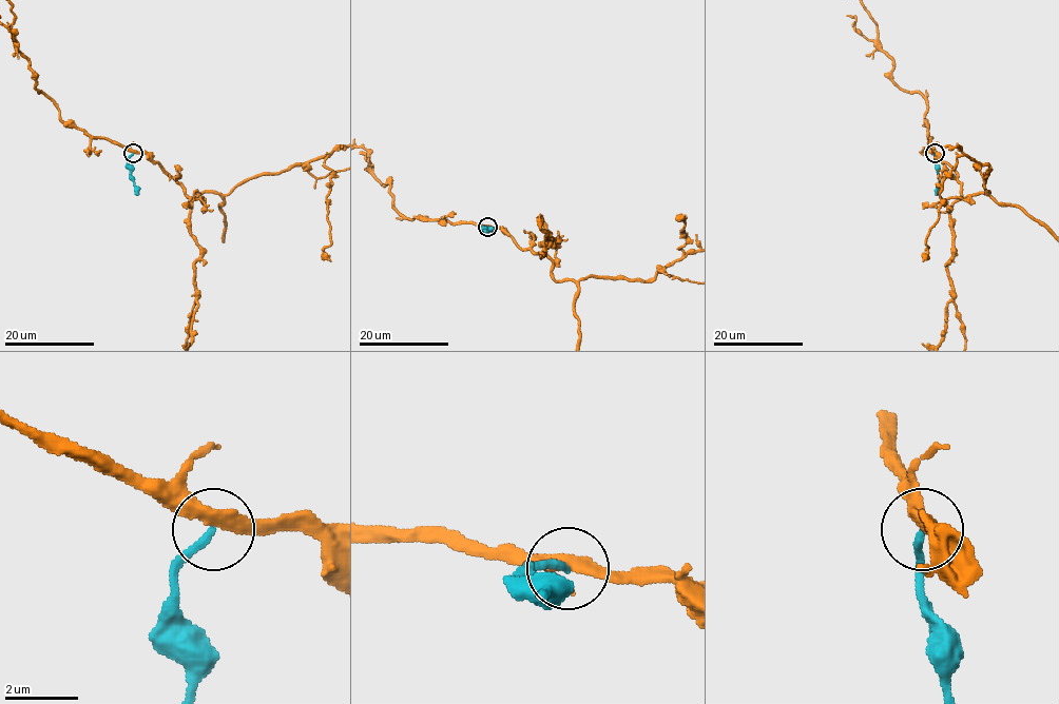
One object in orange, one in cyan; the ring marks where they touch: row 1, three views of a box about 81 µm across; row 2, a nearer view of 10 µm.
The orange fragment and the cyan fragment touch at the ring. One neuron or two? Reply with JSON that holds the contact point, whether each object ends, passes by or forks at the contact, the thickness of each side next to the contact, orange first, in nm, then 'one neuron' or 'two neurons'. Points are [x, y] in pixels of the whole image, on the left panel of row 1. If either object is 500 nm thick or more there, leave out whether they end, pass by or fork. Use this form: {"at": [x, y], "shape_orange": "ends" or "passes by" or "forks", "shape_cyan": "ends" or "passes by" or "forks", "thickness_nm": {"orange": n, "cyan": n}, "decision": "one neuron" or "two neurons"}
{"at": [133, 153], "shape_orange": "passes by", "shape_cyan": "ends", "thickness_nm": {"orange": 340, "cyan": 200}, "decision": "two neurons"}

